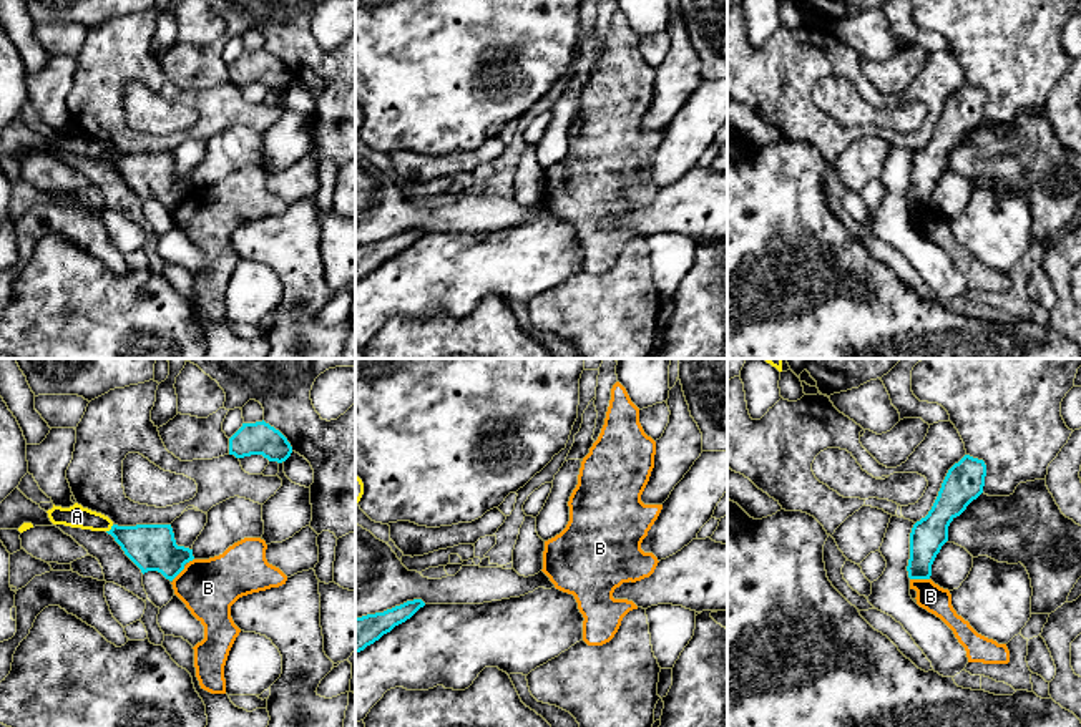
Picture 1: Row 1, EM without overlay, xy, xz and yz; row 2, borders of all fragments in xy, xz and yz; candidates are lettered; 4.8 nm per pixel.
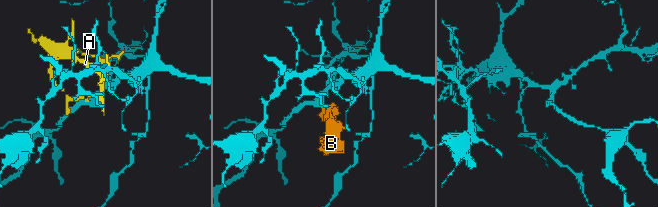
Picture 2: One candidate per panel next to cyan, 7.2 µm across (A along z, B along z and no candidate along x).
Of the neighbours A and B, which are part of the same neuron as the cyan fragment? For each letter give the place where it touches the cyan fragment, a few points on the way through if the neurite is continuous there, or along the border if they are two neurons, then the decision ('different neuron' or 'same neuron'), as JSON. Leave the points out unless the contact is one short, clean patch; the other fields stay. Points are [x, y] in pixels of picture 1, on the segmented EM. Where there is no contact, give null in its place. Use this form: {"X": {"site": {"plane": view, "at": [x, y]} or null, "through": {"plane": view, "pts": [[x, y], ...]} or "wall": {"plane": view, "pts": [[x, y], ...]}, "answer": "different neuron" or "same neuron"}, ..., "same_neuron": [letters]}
{"A": {"site": {"plane": "xy", "at": [112, 528]}, "answer": "different neuron"}, "B": {"site": {"plane": "yz", "at": [920, 578]}, "wall": {"plane": "yz", "pts": [[910, 578], [929, 580]]}, "answer": "different neuron"}, "same_neuron": []}

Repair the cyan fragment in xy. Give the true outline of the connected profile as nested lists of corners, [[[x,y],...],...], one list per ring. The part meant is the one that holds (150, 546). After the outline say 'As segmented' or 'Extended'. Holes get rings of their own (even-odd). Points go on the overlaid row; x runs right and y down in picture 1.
[[[113,525],[106,531],[141,573],[158,571],[173,581],[184,564],[193,561],[193,549],[178,546],[171,525]]]. As segmented

